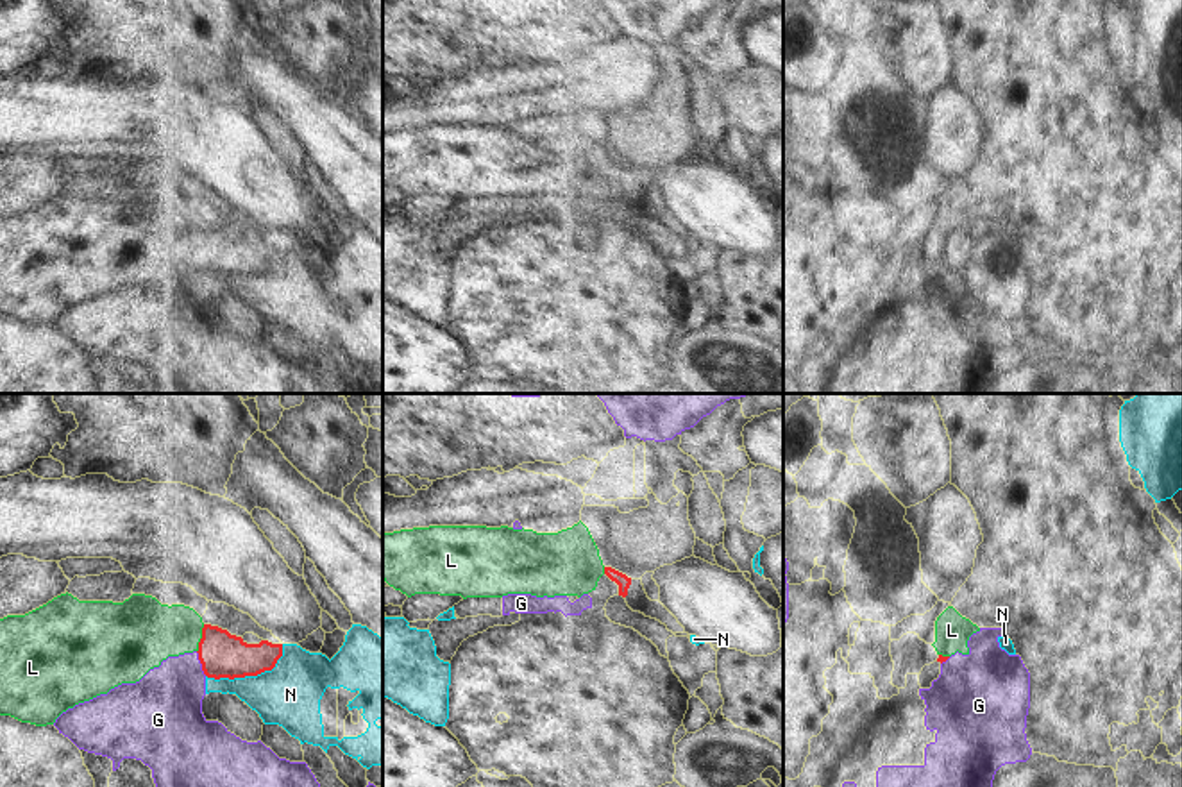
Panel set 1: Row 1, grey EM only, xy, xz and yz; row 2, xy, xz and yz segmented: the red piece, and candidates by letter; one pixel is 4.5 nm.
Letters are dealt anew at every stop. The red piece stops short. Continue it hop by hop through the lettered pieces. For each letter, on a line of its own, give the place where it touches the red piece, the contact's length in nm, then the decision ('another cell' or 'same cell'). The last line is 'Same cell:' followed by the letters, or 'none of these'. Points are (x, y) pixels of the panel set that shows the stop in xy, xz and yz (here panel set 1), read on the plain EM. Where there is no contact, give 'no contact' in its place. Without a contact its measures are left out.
G: xy (201, 262) | 120 nm | another cell
L: xy (201, 238) | 130 nm | same cell
N: xy (251, 274) | 380 nm | another cell
Same cell: L

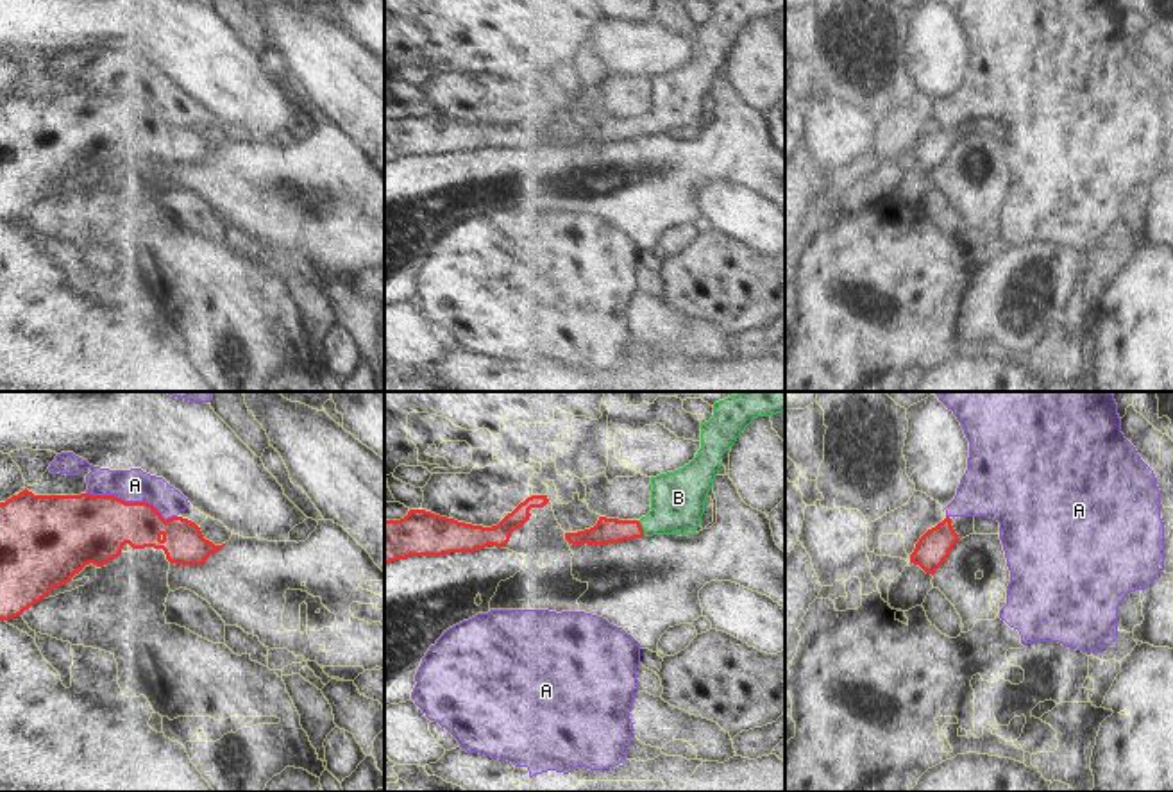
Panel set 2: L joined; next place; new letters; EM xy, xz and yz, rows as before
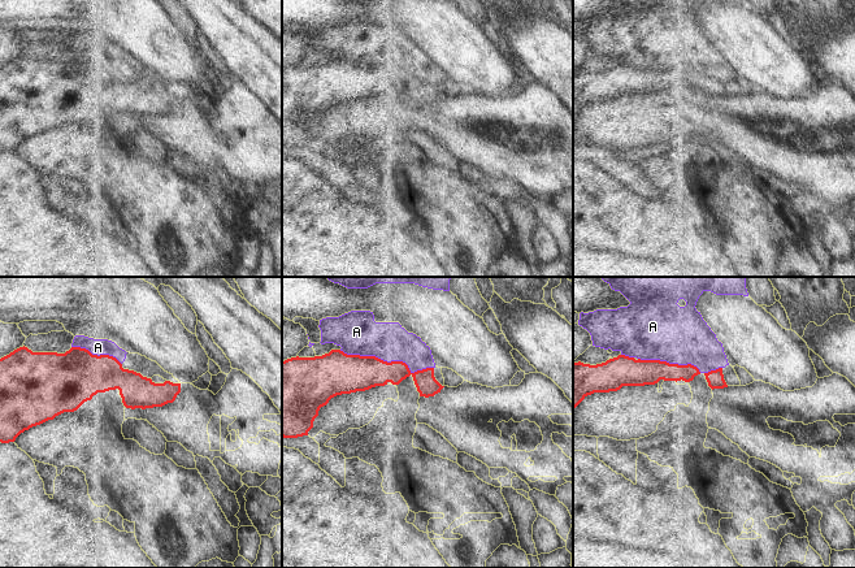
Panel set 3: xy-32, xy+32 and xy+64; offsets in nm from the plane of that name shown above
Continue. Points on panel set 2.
A: xy (131, 102) | 420 nm | another cell
B: xz (641, 127) | 70 nm | same cell
Same cell: B

